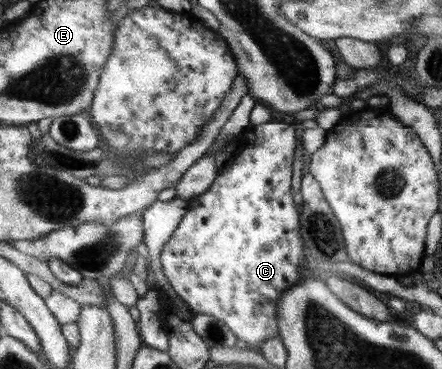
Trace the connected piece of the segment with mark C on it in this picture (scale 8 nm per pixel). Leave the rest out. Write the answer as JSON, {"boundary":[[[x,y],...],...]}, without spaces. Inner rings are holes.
{"boundary":[[[270,121],[246,127],[240,135],[236,136],[236,147],[233,150],[235,153],[230,162],[219,171],[212,186],[204,194],[199,194],[188,201],[186,214],[160,253],[162,270],[168,278],[168,282],[175,294],[190,307],[190,310],[193,310],[195,314],[207,314],[221,320],[240,340],[244,340],[248,347],[254,349],[261,342],[279,336],[276,312],[278,299],[284,290],[302,280],[300,270],[302,270],[302,262],[304,262],[304,245],[300,236],[299,213],[292,200],[292,191],[290,191],[292,163],[294,162],[294,150],[296,150],[298,137],[299,128],[296,125],[281,121]]]}

